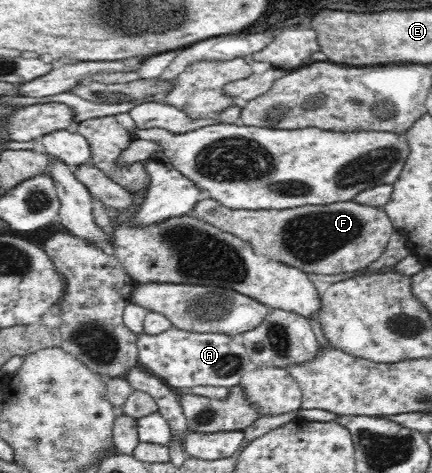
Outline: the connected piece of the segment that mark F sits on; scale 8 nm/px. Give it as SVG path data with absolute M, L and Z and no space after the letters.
M203 199L188 215L244 239L257 255L316 275L341 275L368 267L383 255L395 233L384 208L355 201L285 210L230 210L220 202Z

